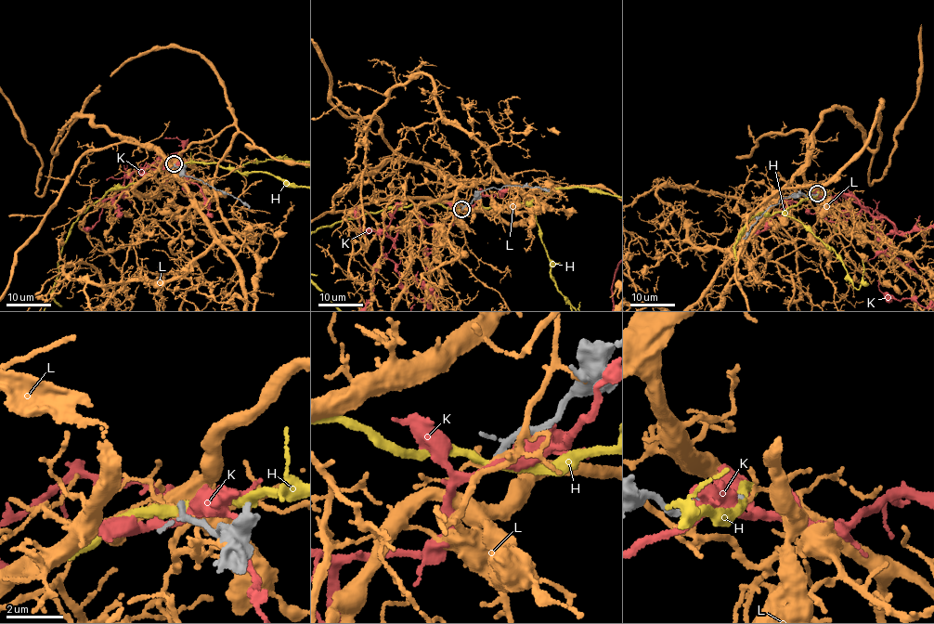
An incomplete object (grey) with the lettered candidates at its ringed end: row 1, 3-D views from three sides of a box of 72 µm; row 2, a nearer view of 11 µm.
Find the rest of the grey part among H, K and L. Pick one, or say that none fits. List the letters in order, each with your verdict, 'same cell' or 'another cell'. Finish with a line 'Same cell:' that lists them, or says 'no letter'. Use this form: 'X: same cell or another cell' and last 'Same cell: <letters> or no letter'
H: another cell
K: another cell
L: another cell
Same cell: no letter

